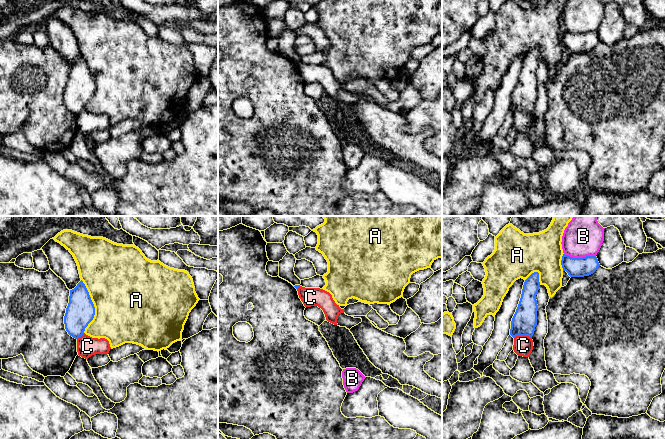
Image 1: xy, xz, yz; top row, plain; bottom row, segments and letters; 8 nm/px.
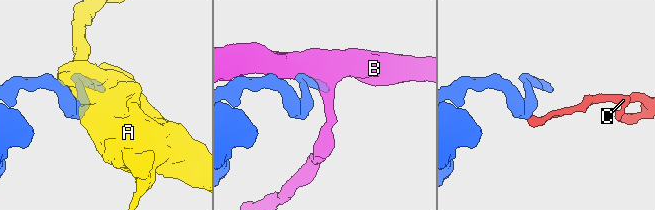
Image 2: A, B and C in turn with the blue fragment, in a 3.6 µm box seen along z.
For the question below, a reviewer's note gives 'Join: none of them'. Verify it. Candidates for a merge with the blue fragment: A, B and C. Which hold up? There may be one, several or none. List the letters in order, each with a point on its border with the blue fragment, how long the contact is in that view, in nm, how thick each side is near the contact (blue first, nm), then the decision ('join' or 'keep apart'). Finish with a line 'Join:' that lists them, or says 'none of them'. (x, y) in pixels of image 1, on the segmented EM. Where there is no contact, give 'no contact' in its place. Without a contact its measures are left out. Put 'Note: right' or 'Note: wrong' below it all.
A: xy (93, 306) | 440 nm | 220/480 nm | keep apart
B: yz (580, 258) | 260 nm | 160/320 nm | keep apart
C: yz (522, 335) | 140 nm | 200/160 nm | keep apart
Join: none of them
Note: right

